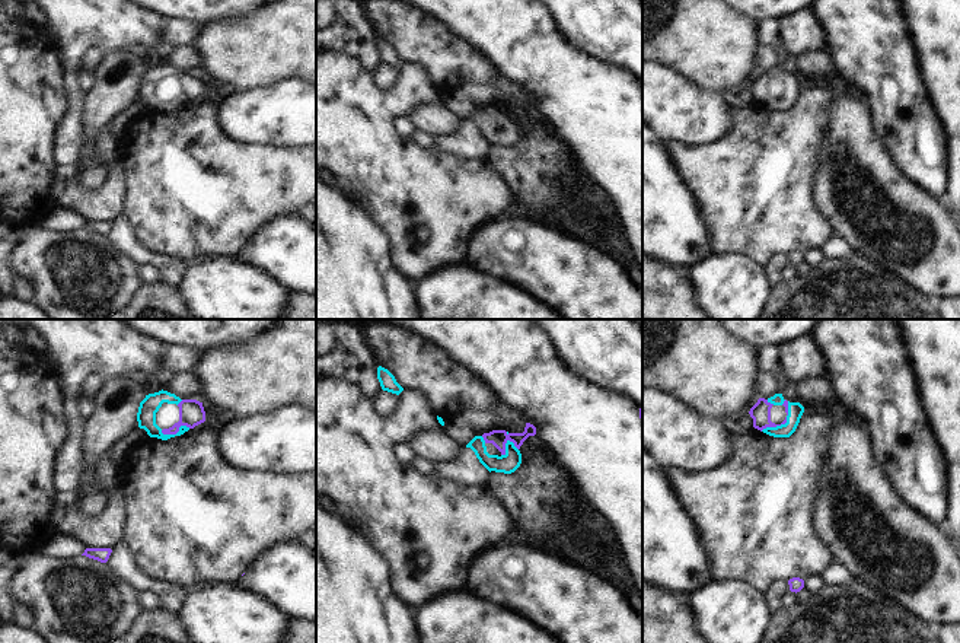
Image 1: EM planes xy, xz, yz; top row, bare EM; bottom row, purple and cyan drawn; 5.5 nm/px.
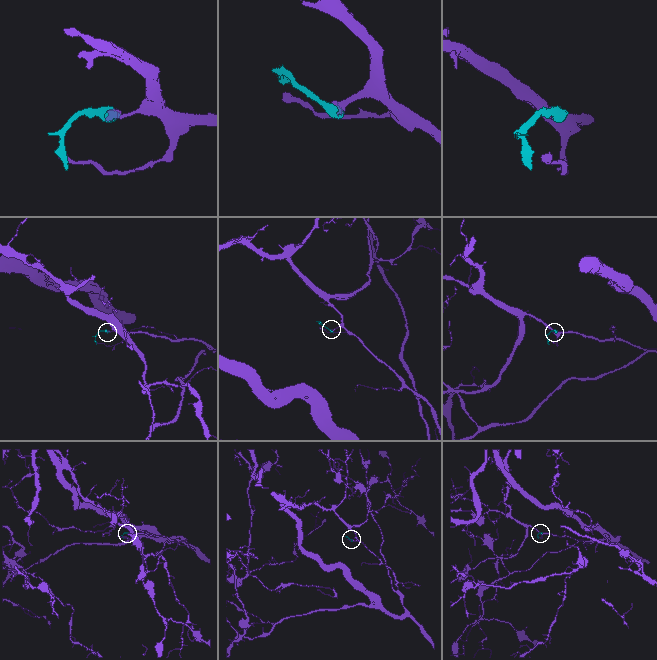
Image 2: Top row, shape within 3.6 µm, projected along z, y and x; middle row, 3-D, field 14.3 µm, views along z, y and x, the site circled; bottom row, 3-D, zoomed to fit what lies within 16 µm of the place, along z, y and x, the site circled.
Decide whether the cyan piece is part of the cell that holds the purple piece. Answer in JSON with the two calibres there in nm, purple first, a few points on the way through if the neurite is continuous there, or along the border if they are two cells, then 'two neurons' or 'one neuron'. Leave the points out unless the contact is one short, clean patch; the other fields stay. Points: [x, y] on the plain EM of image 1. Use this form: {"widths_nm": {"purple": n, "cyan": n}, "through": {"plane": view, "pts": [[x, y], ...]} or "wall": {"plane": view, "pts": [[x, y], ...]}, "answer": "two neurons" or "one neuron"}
{"widths_nm": {"purple": 110, "cyan": 90}, "through": {"plane": "yz", "pts": [[761, 85], [771, 99], [783, 96], [796, 83]]}, "answer": "one neuron"}

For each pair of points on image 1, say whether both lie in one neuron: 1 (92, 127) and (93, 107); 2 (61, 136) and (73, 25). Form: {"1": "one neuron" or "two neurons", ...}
{"1": "one neuron", "2": "one neuron"}

